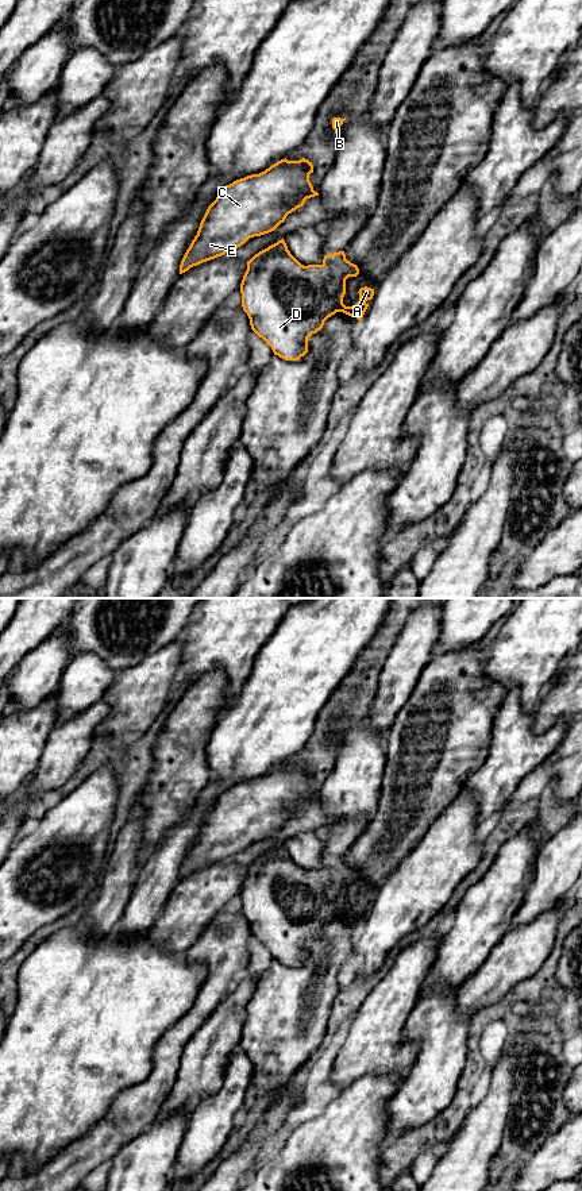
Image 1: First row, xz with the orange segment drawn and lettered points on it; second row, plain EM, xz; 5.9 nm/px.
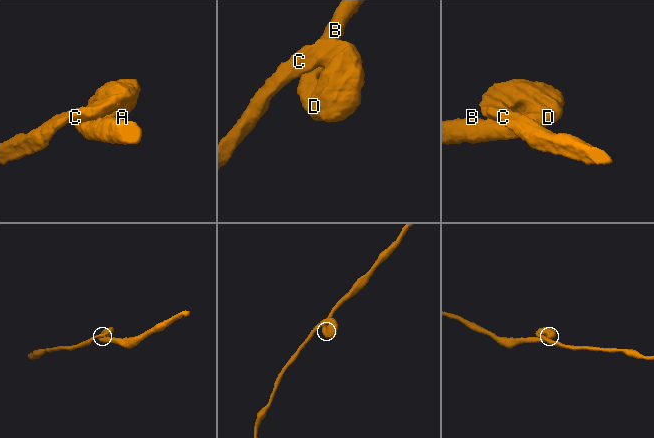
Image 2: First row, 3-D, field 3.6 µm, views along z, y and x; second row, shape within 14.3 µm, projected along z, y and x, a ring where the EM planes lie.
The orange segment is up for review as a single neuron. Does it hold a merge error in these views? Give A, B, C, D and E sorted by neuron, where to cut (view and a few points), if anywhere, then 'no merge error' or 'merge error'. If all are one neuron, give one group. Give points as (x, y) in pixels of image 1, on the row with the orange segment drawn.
groups A B C D E; cut none; no merge error

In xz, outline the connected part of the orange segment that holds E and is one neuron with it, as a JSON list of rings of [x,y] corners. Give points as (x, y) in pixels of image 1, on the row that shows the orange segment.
[[[285,158],[259,174],[251,174],[221,186],[181,261],[180,274],[203,262],[235,251],[250,238],[274,231],[289,213],[302,207],[307,198],[319,196],[309,181],[311,173],[313,173],[313,165],[308,159],[288,161]]]

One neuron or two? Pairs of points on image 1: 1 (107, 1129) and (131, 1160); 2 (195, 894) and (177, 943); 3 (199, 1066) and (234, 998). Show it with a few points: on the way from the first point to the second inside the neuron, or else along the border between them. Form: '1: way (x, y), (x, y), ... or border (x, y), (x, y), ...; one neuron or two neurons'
1: border (149, 1129), (128, 1140), (111, 1159); two neurons
2: way (191, 906), (177, 931); one neuron
3: way (208, 1049), (223, 1030), (230, 1014); one neuron

